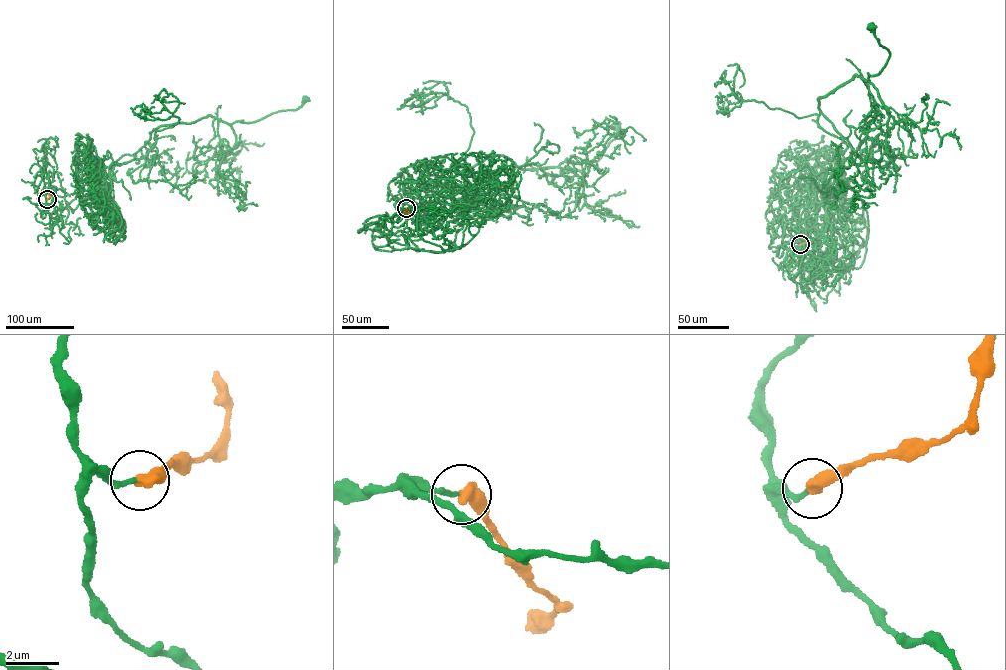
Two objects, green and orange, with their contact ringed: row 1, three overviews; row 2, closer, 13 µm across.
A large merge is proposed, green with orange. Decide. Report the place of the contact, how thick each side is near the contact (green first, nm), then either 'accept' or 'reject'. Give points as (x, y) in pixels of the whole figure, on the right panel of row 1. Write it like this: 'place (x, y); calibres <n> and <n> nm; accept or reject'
place (800, 244); calibres 180 and 500 nm; accept

